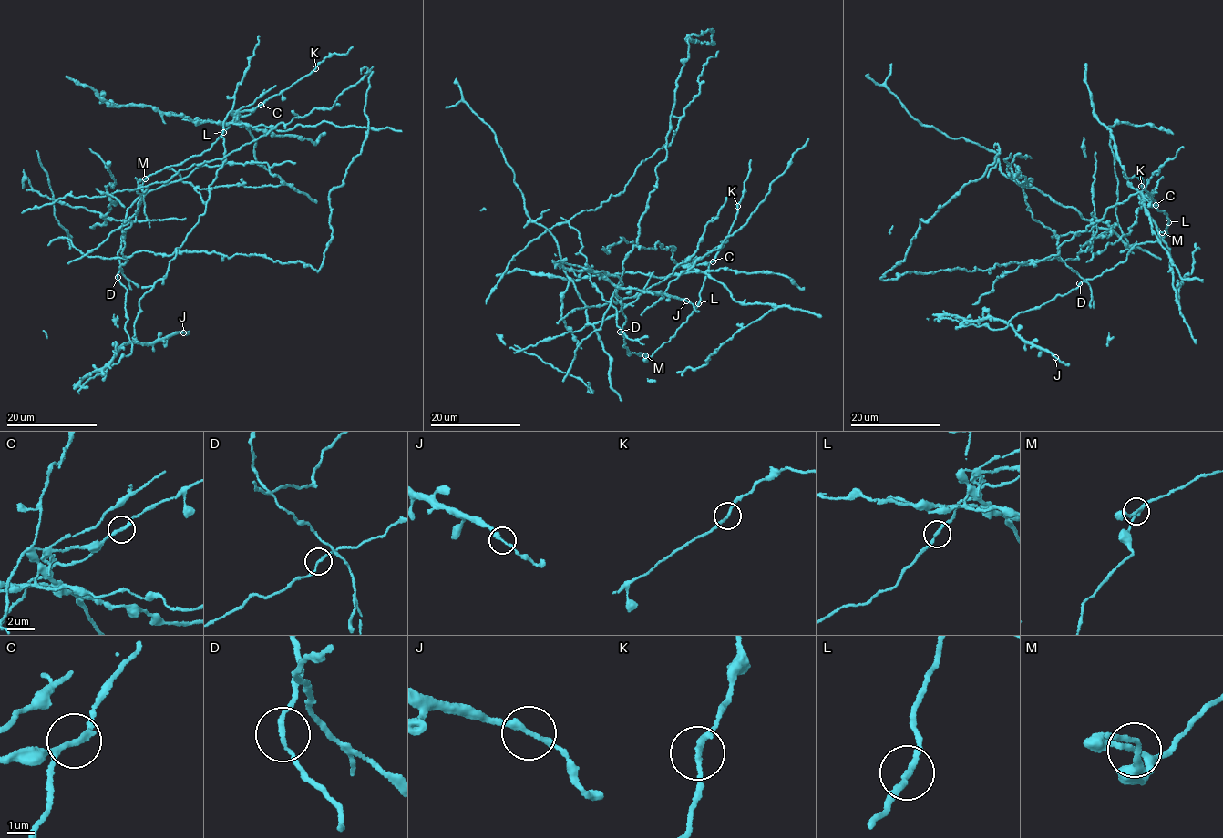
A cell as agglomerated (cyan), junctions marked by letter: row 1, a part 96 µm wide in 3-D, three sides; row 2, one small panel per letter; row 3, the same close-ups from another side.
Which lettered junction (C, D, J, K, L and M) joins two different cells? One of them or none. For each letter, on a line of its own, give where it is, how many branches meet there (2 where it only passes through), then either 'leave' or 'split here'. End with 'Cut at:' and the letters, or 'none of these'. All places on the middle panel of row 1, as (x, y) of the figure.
C: place (713, 261); branches 2; split here
D: place (620, 332); branches 2; leave
J: place (686, 301); branches 2; leave
K: place (737, 206); branches 2; leave
L: place (698, 303); branches 2; leave
M: place (645, 355); branches 3; leave
Cut at: C

